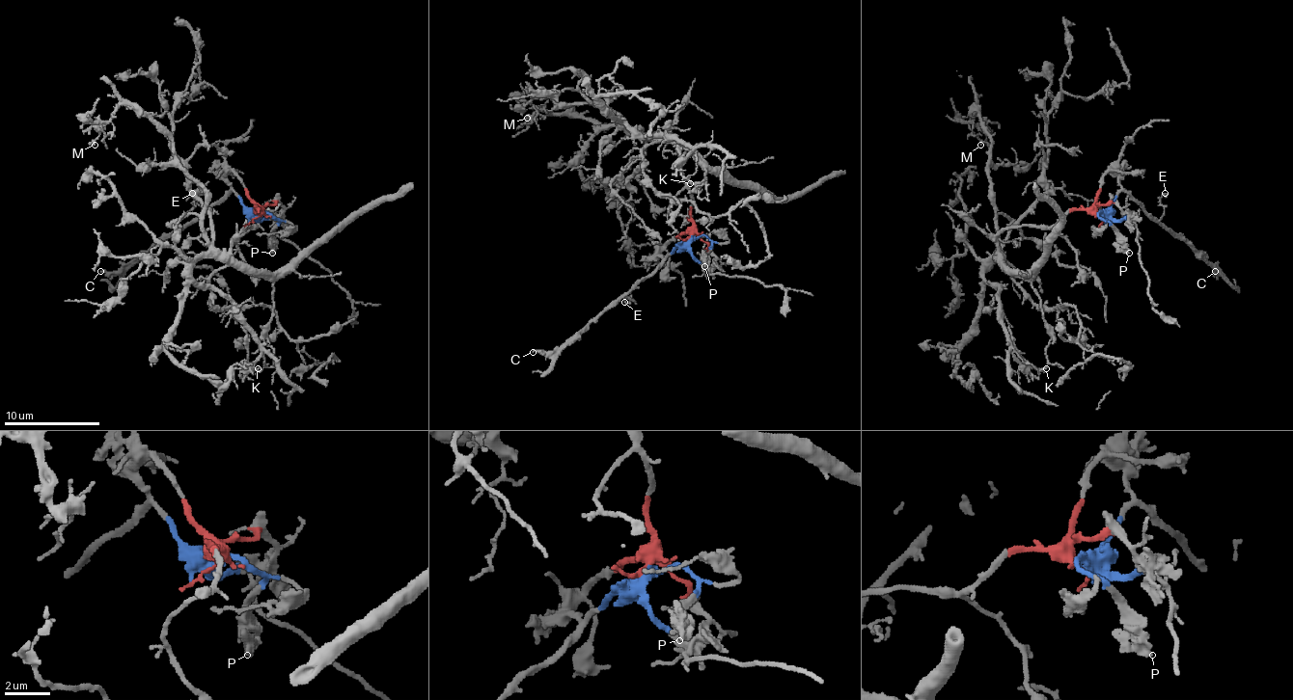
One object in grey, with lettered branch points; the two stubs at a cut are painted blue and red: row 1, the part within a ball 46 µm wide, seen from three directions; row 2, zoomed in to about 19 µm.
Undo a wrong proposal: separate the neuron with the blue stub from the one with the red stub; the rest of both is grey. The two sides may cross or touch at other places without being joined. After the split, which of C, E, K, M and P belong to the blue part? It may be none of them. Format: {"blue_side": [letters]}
{"blue_side": ["C", "E", "P"]}

